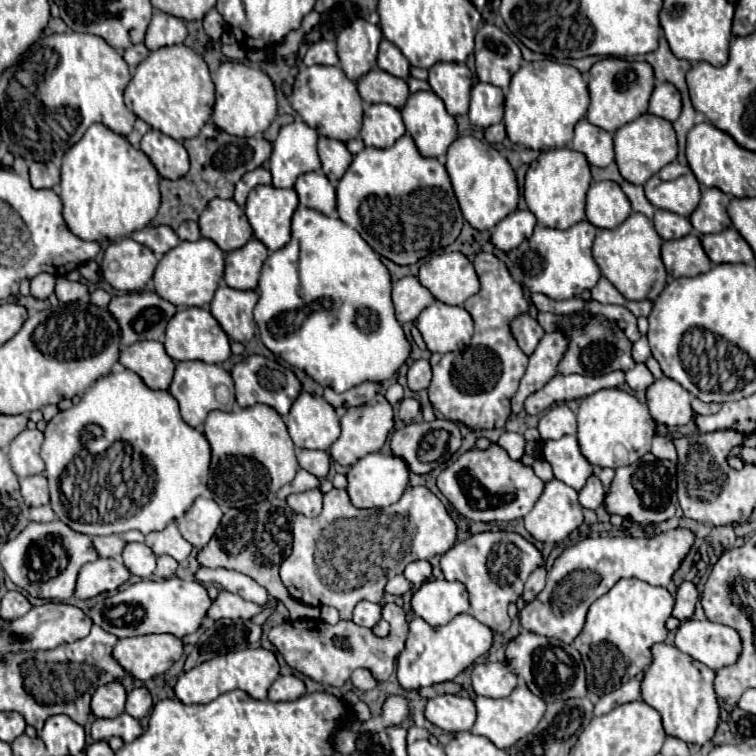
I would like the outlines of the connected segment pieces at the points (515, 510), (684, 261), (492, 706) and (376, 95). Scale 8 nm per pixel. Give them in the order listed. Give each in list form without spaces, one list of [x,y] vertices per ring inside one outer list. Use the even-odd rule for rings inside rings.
[[[492,443],[486,451],[472,449],[460,455],[460,459],[438,475],[436,485],[456,511],[468,519],[484,523],[522,519],[544,491],[544,481],[534,475],[532,467],[512,461],[496,443]]]
[[[696,235],[662,243],[662,261],[670,277],[694,277],[702,273],[702,245]]]
[[[522,683],[506,699],[482,699],[482,697],[476,697],[474,703],[476,703],[478,719],[476,719],[474,727],[472,727],[472,733],[488,737],[500,749],[510,749],[514,743],[518,743],[520,739],[530,735],[538,727],[540,719],[546,713],[546,703],[542,699],[538,699],[536,695],[532,695],[528,687],[522,687]]]
[[[372,69],[370,75],[366,73],[362,79],[358,79],[356,87],[366,103],[386,103],[396,109],[400,109],[410,95],[404,79],[386,75],[382,69]]]

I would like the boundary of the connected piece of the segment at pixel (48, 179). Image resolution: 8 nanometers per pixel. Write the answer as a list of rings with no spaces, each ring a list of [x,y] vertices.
[[[32,163],[30,183],[34,189],[52,189],[60,183],[60,171],[54,163]]]

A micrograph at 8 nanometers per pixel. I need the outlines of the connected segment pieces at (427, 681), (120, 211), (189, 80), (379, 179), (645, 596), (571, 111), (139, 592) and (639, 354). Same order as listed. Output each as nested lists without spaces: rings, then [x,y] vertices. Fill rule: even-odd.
[[[470,613],[456,615],[448,625],[432,627],[424,619],[414,617],[410,621],[410,635],[406,651],[398,657],[398,681],[404,691],[418,691],[436,683],[452,681],[458,673],[472,667],[478,657],[492,647],[492,629],[474,619]]]
[[[94,123],[86,135],[66,151],[62,159],[62,183],[60,183],[60,199],[64,203],[64,221],[68,229],[84,239],[84,241],[116,241],[122,237],[132,235],[150,225],[158,207],[160,207],[160,189],[158,189],[158,171],[150,163],[150,159],[140,151],[134,149],[126,137],[110,131],[108,127]]]
[[[170,45],[152,51],[132,75],[124,91],[126,107],[150,127],[170,135],[176,141],[196,137],[210,119],[214,105],[214,83],[204,59],[186,45]]]
[[[406,133],[388,149],[364,147],[336,187],[338,217],[356,229],[362,239],[396,265],[416,261],[444,251],[462,231],[464,217],[452,183],[438,159],[426,159]]]
[[[620,579],[606,595],[602,595],[600,599],[596,599],[588,611],[586,617],[586,625],[582,629],[582,633],[578,635],[578,639],[572,643],[580,655],[582,655],[582,663],[586,669],[586,685],[588,685],[588,693],[602,697],[610,691],[614,691],[614,683],[620,683],[622,677],[636,677],[640,673],[646,671],[646,667],[652,663],[652,645],[656,643],[664,643],[668,637],[668,629],[666,629],[666,619],[672,615],[674,609],[674,597],[668,593],[666,587],[654,587],[646,581],[638,581],[638,579]]]
[[[548,59],[524,63],[512,75],[504,103],[504,125],[508,139],[534,151],[566,147],[574,135],[574,125],[586,115],[588,103],[588,87],[576,67],[560,65]]]
[[[172,577],[164,581],[138,581],[126,589],[120,589],[112,597],[102,595],[102,599],[96,601],[88,613],[96,625],[100,625],[102,629],[106,629],[108,633],[116,637],[168,633],[182,639],[202,627],[210,605],[212,605],[212,599],[208,597],[208,591],[202,583]],[[134,607],[144,609],[144,619],[140,623],[132,619]]]
[[[645,335],[633,343],[632,357],[636,363],[644,363],[651,355],[649,342]]]

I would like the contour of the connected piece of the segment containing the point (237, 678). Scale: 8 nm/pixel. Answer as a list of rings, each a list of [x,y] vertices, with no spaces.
[[[246,649],[246,651],[236,651],[230,655],[218,655],[206,663],[200,663],[198,667],[190,669],[188,673],[182,673],[174,685],[174,693],[176,697],[186,703],[186,705],[194,705],[194,703],[210,703],[214,701],[218,695],[240,689],[246,691],[252,699],[266,699],[268,695],[268,687],[274,683],[274,679],[278,677],[278,661],[276,655],[272,651],[266,649]]]

